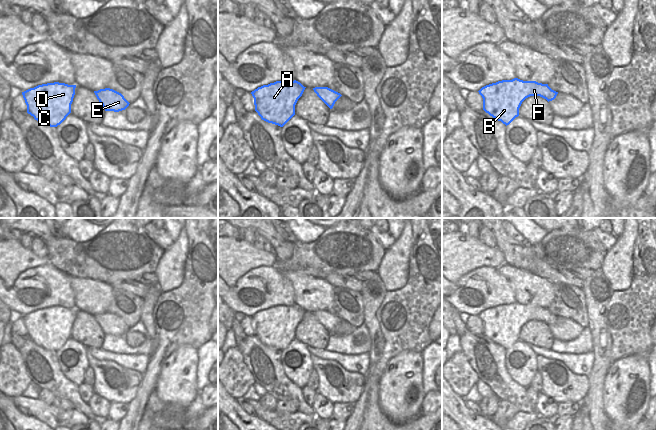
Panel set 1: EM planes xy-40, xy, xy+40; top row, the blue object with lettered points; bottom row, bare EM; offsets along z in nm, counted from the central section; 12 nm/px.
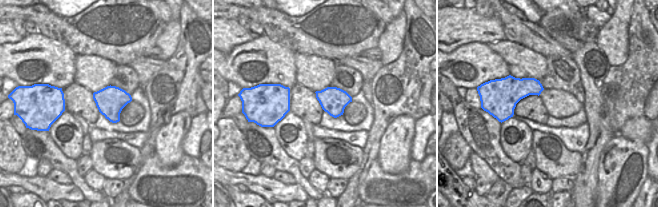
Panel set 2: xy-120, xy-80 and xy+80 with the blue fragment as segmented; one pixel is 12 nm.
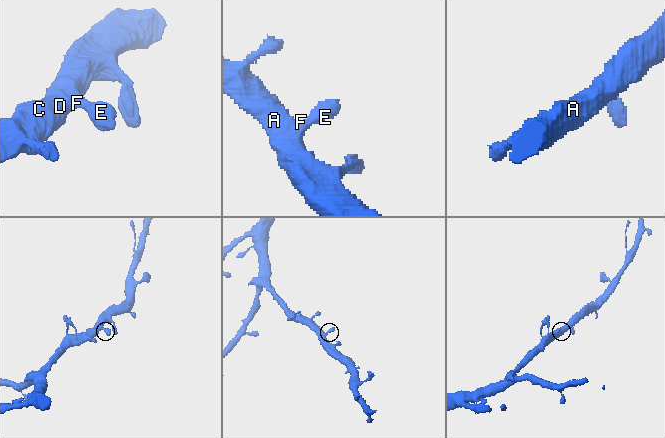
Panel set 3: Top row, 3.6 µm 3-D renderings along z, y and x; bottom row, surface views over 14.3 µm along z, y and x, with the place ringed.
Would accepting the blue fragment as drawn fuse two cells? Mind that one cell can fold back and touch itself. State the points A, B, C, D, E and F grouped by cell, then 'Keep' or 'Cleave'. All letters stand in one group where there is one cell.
Groups: A B C D E F. Keep

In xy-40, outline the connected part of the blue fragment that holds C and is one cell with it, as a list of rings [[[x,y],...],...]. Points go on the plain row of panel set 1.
[[[47,307],[22,316],[27,337],[38,346],[57,351],[71,337],[76,309]]]

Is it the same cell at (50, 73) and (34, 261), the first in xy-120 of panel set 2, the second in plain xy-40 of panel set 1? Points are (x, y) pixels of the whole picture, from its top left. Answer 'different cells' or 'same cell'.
different cells

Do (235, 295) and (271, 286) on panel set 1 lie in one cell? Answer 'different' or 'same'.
same

